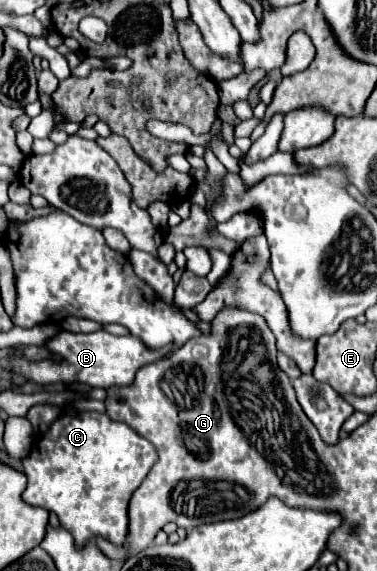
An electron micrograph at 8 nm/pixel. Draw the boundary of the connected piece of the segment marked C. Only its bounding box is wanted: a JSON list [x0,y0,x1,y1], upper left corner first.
[23,412,157,546]

